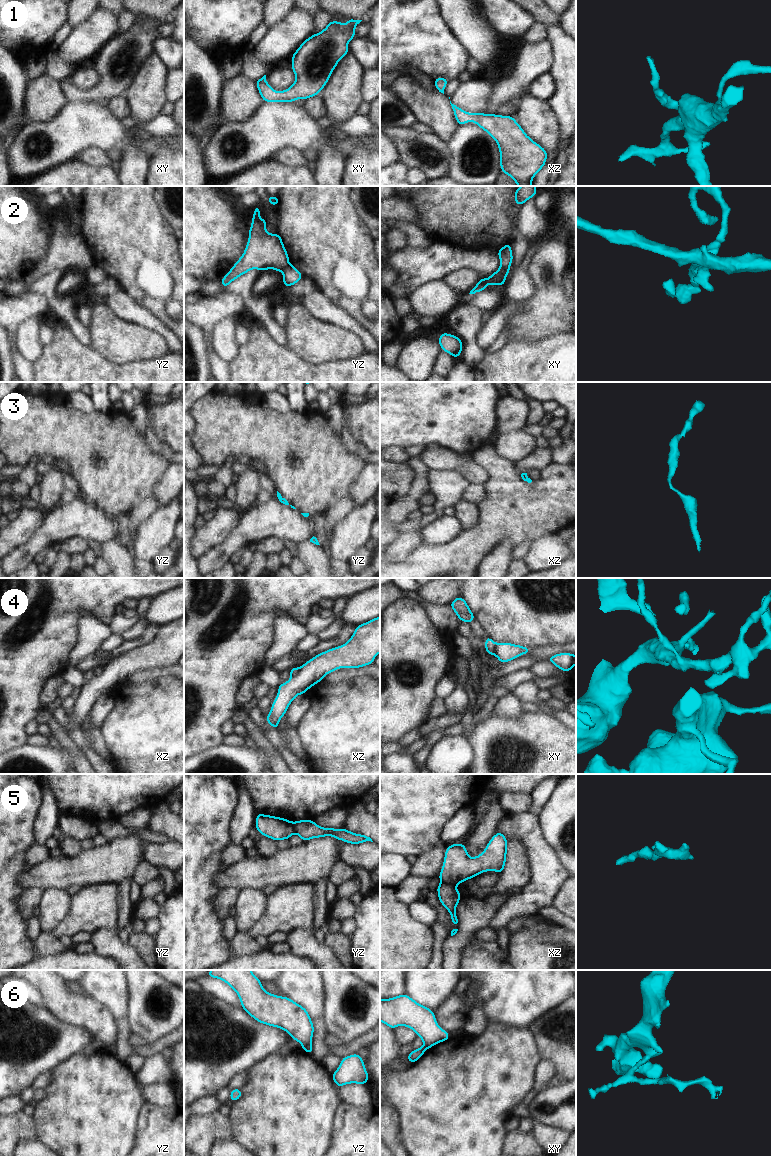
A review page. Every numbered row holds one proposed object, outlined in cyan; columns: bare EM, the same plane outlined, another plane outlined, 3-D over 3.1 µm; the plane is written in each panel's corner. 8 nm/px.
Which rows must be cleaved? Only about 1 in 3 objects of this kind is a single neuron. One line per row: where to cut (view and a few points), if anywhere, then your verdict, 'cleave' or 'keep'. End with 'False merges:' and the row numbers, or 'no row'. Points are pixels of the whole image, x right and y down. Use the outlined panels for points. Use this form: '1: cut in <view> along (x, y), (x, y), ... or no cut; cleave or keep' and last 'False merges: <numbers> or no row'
1: no cut; keep
2: cut in xy along (500, 267), (508, 269); cleave
3: no cut; keep
4: cut in xz along (299, 668), (299, 671), (291, 676); cleave
5: cut in xz along (441, 881), (455, 886); cleave
6: cut in yz along (311, 1043), (303, 1049); cleave
False merges: 2, 4, 5, 6

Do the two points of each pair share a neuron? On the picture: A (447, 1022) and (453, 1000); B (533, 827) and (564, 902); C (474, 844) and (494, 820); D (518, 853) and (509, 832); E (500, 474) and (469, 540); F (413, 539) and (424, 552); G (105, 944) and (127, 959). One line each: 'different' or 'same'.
A: same
B: different
C: same
D: different
E: same
F: different
G: same

